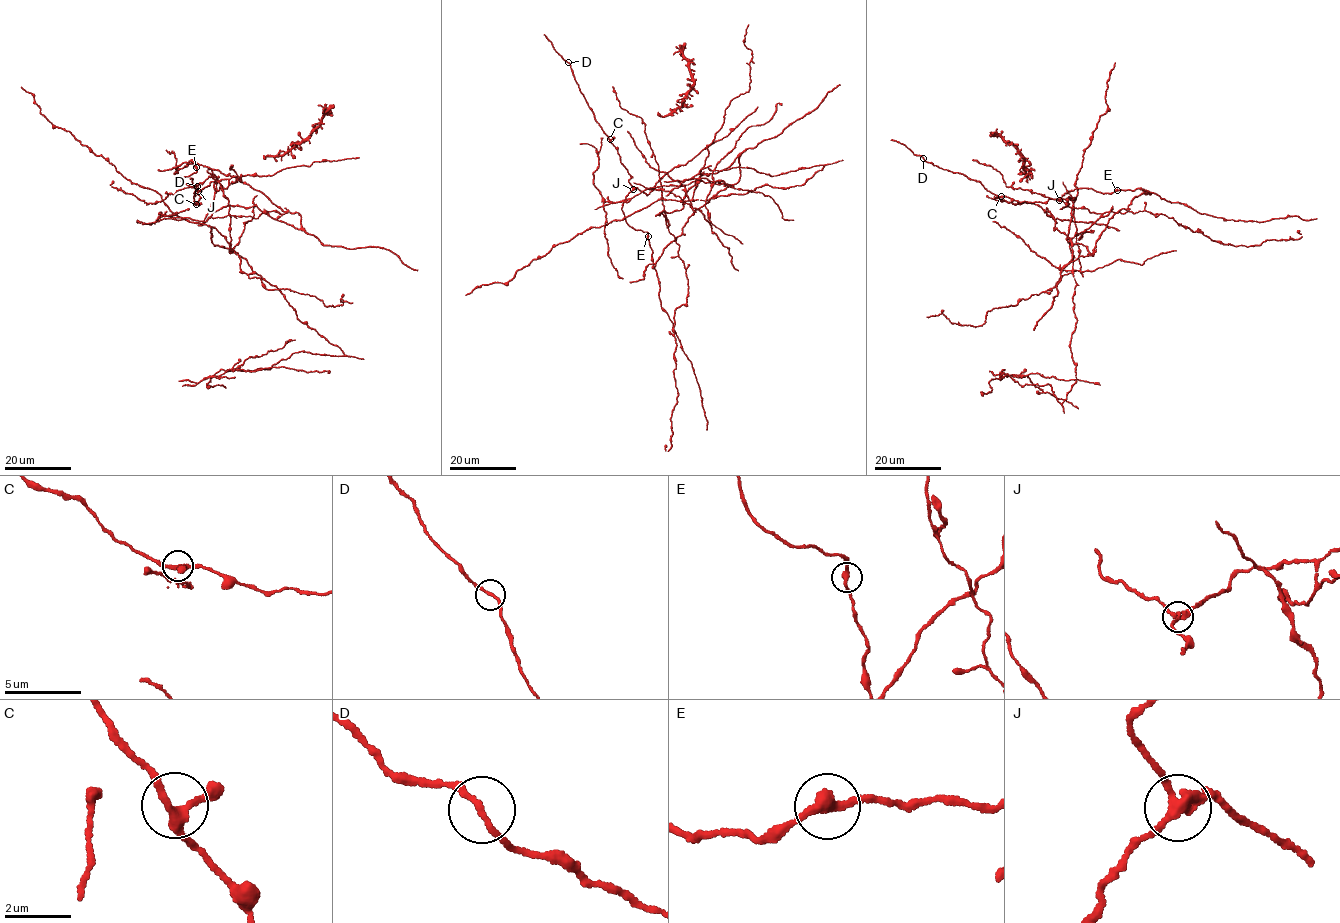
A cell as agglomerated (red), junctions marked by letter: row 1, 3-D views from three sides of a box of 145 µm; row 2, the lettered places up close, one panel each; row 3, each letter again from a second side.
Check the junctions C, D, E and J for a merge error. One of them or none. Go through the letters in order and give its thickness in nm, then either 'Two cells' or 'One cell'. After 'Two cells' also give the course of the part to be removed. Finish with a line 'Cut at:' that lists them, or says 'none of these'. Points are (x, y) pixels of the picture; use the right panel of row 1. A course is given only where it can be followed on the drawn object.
C: Thickness 260 nm. One cell
D: Thickness 180 nm. One cell
E: Thickness 300 nm. One cell
J: Thickness 260 nm. Two cells. Course of the part to remove: (1060, 200), (1075, 198), (1080, 253), (1076, 379), (1061, 403), (1047, 383), (1009, 376), (1100, 385)
Cut at: J

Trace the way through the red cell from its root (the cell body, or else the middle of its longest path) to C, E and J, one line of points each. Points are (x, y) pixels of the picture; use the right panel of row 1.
C: (1072, 205), (1074, 197), (1019, 202), (1001, 196)
E: (1072, 205), (1074, 197), (1060, 199), (1075, 189), (1091, 188), (1109, 194), (1117, 190)
J: (1072, 205), (1074, 197), (1060, 200)

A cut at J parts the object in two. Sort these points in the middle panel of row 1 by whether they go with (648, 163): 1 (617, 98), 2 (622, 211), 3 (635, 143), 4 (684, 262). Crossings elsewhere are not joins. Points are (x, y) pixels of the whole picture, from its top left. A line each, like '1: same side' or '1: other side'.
1: same side
2: other side
3: same side
4: same side

